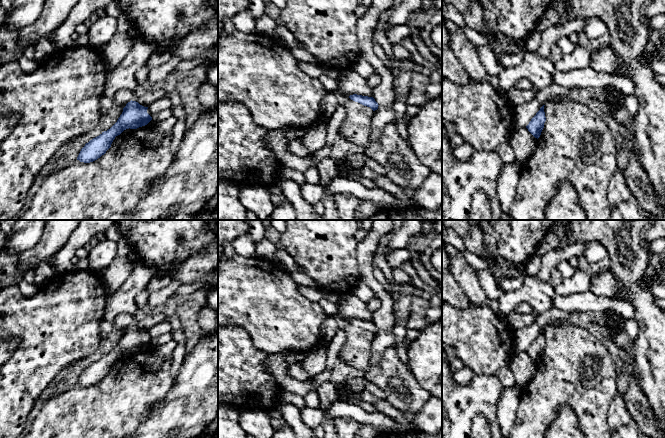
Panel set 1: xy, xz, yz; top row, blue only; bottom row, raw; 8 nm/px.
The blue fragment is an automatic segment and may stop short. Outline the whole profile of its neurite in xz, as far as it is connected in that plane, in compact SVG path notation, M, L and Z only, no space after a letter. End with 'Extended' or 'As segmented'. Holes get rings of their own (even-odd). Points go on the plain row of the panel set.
M353 318L353 319L350 319L349 322L355 326L358 326L358 327L364 329L364 330L370 331L373 335L377 334L378 330L379 330L373 321Z. As segmented

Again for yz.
M543 329L540 332L540 334L536 337L536 339L531 343L529 348L526 350L528 355L537 363L540 361L541 356L544 352L544 347L546 345L544 330L545 329Z. As segmented

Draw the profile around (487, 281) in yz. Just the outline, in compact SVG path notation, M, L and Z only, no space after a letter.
M487 270L477 271L478 281L488 300L498 300L504 293L495 277Z

